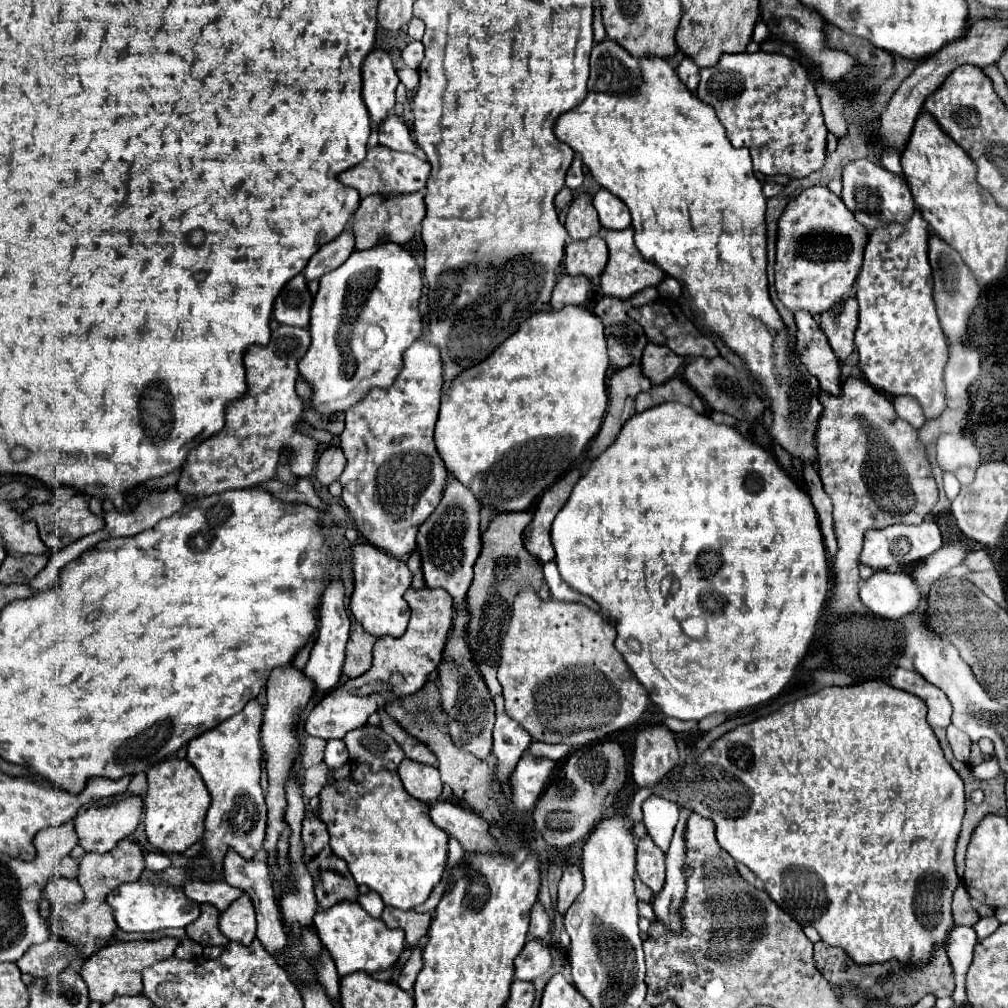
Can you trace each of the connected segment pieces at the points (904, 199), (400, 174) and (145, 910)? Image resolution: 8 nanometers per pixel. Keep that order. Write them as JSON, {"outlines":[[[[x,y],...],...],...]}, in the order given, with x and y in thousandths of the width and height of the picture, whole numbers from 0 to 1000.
{"outlines":[[[[852,158],[838,164],[834,197],[842,205],[842,209],[848,213],[848,217],[860,227],[862,227],[864,215],[870,219],[872,225],[880,225],[884,221],[900,221],[908,209],[908,201],[900,186],[900,180],[894,174],[888,174],[860,158]]],[[[378,144],[370,146],[364,150],[364,158],[358,160],[356,164],[340,170],[336,174],[336,180],[344,186],[350,186],[356,189],[358,197],[366,195],[366,193],[380,193],[380,195],[388,195],[388,193],[400,193],[400,191],[412,191],[422,188],[424,178],[426,178],[426,170],[428,164],[420,158],[416,158],[414,154],[402,154],[402,152],[394,152],[394,150],[386,150]]],[[[144,874],[122,876],[112,886],[106,888],[106,896],[114,904],[114,914],[118,922],[134,926],[152,926],[168,920],[186,920],[197,910],[197,898],[193,894],[189,896],[189,892],[186,892],[180,882],[172,882],[166,878],[152,878]]]]}

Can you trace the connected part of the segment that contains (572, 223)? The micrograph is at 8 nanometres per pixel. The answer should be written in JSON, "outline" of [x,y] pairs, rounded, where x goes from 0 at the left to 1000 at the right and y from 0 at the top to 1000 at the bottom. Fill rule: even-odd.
{"outline":[[[576,191],[572,197],[566,199],[561,225],[568,239],[584,237],[584,235],[590,235],[596,231],[596,221],[592,217],[592,209],[582,191]]]}

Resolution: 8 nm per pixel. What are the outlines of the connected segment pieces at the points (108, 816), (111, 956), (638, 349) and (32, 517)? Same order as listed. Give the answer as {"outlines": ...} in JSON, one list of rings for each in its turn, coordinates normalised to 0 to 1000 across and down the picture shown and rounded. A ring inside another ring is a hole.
{"outlines":[[[[138,789],[124,791],[108,801],[90,801],[74,811],[78,838],[84,844],[108,846],[120,832],[128,830],[140,813],[142,795]]],[[[166,930],[166,932],[156,932],[156,934],[114,934],[92,945],[90,949],[84,951],[78,967],[88,979],[88,991],[96,993],[100,997],[112,993],[114,989],[120,987],[136,987],[142,983],[140,975],[140,963],[144,959],[150,959],[156,953],[172,949],[174,939],[178,938],[176,932]]],[[[596,295],[588,309],[600,322],[606,362],[610,366],[616,366],[620,362],[634,360],[636,350],[642,342],[642,334],[636,322],[624,316],[618,299],[610,295]]],[[[74,489],[70,495],[63,497],[63,495],[55,495],[55,497],[49,497],[49,499],[41,499],[41,501],[33,501],[29,503],[25,509],[23,509],[25,515],[29,517],[35,517],[37,523],[39,523],[39,533],[41,537],[47,541],[49,547],[57,549],[61,547],[63,543],[66,543],[68,539],[74,539],[76,535],[88,531],[88,529],[94,529],[98,525],[102,525],[102,515],[94,509],[90,509],[88,501],[86,501],[86,495],[82,489]]]]}

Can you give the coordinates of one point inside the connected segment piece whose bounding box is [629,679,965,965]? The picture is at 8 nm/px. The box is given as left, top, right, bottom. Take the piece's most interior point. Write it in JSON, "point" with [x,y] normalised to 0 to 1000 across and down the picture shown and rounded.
{"point":[835,797]}

